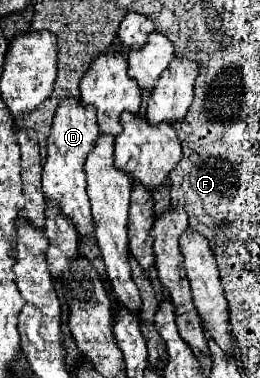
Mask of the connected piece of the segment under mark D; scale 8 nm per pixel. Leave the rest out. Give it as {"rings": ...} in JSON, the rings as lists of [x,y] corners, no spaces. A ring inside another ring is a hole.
{"rings":[[[66,101],[58,107],[52,133],[48,137],[48,157],[42,171],[42,191],[44,197],[50,201],[56,201],[64,215],[74,223],[76,231],[86,237],[94,235],[94,219],[90,213],[90,203],[86,195],[86,171],[84,163],[88,159],[88,153],[94,149],[94,143],[100,137],[96,111],[92,107],[80,107],[78,101]]]}

